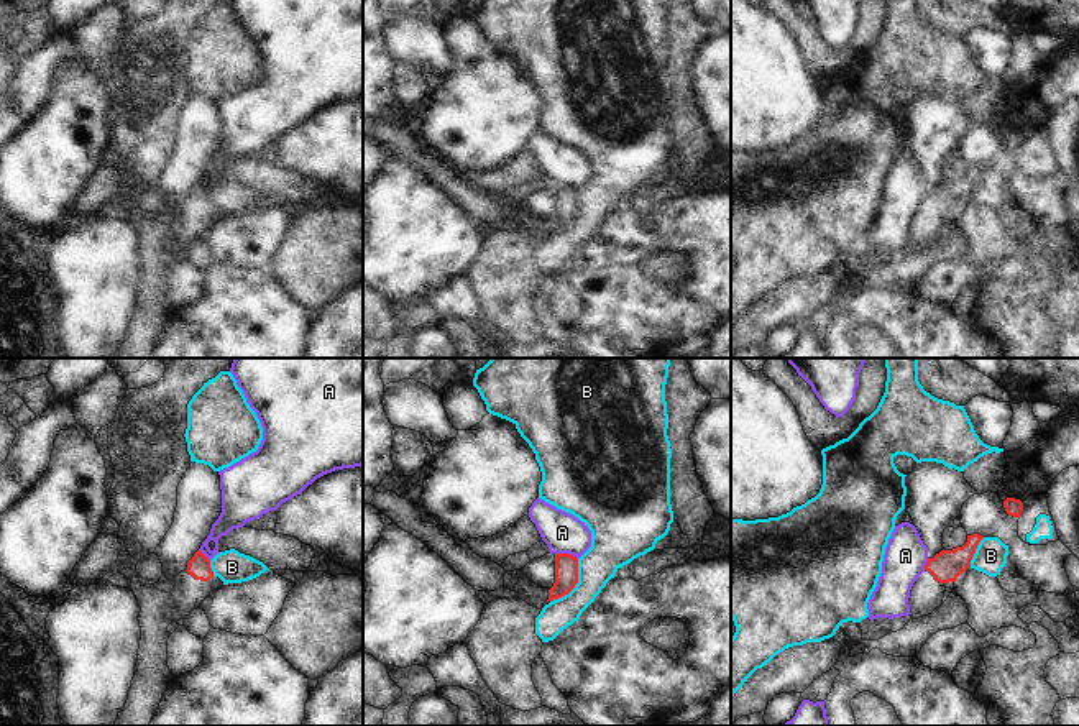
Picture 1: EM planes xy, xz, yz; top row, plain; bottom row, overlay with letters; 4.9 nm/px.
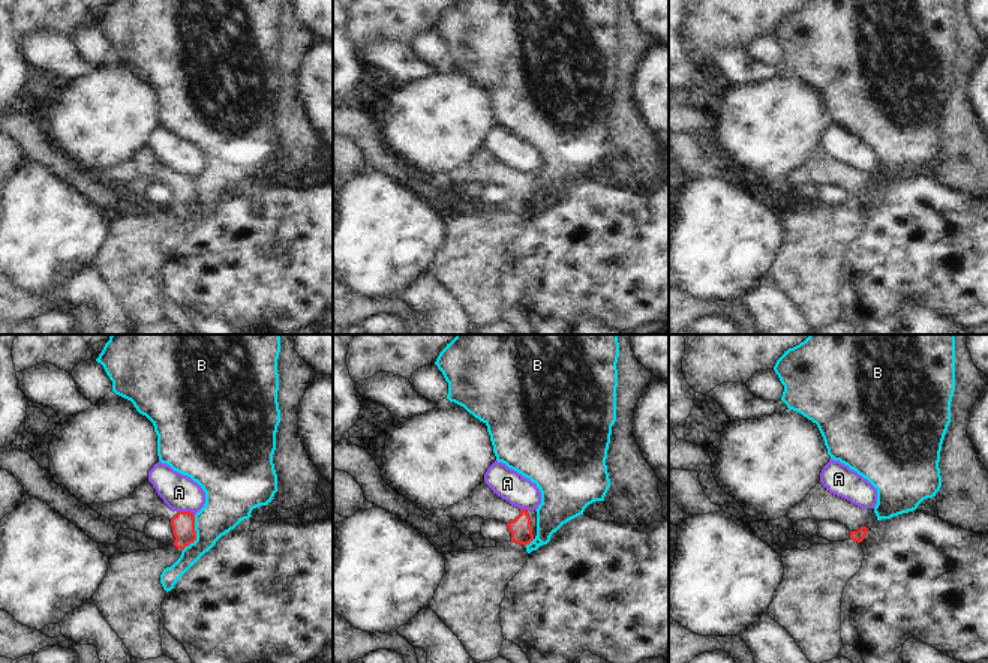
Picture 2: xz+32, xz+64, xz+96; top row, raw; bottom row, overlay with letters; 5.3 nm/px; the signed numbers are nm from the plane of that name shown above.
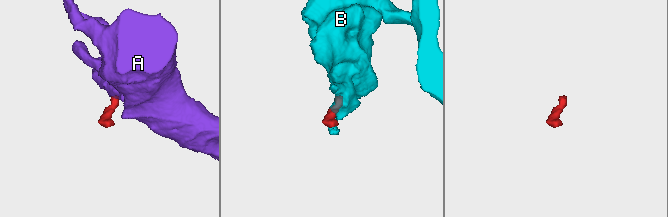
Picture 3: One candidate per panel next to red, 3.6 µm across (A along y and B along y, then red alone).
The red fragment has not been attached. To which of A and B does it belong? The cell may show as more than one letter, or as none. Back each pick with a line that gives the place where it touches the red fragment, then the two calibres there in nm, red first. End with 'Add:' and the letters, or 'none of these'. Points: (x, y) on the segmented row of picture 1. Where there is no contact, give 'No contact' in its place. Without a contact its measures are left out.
Add: none of these

